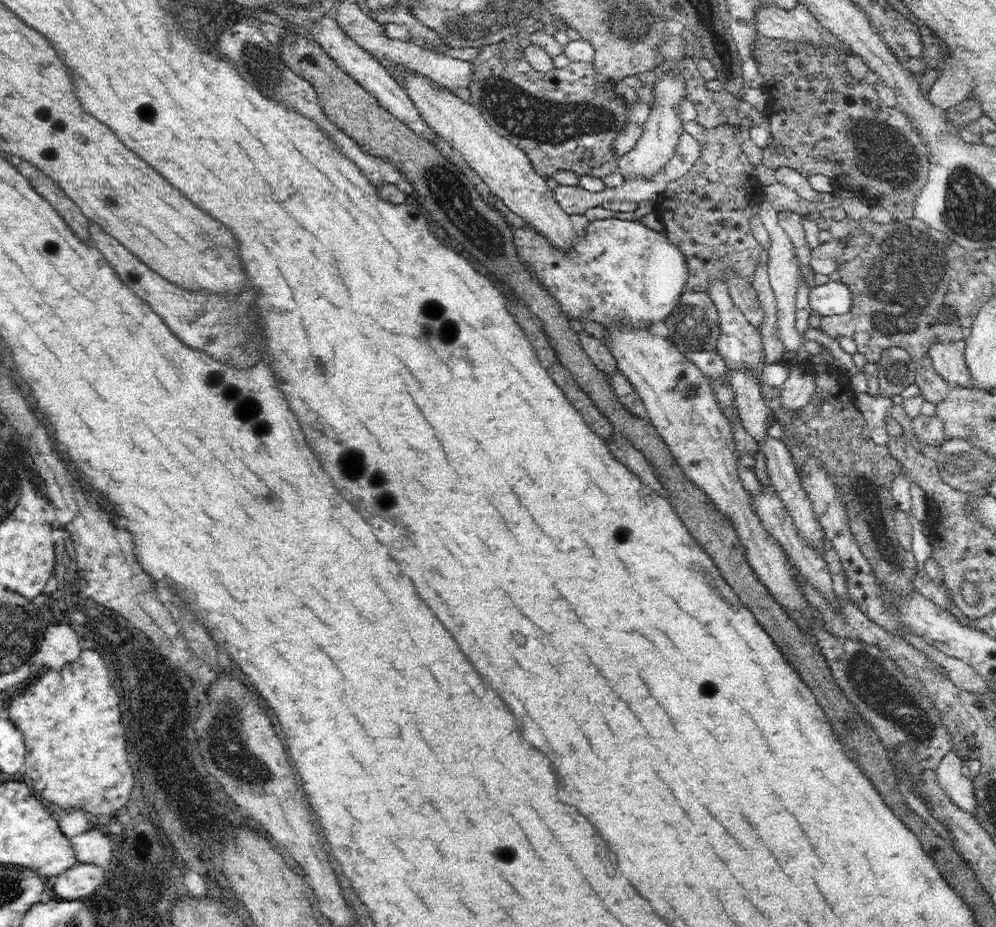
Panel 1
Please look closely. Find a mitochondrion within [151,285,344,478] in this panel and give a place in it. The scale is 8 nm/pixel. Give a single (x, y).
(246, 408)

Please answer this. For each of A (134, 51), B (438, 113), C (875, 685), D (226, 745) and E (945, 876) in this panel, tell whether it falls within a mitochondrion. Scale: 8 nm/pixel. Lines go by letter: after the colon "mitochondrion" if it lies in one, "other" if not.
A: other
B: other
C: mitochondrion
D: mitochondrion
E: other

